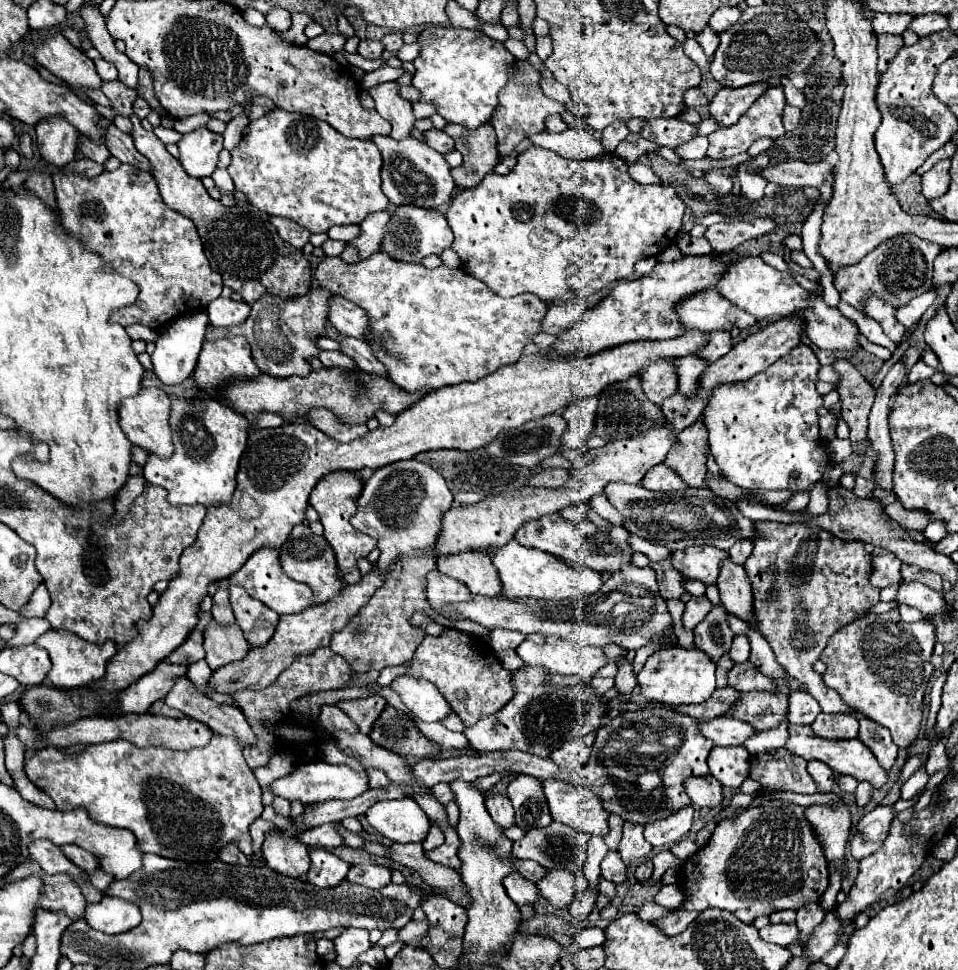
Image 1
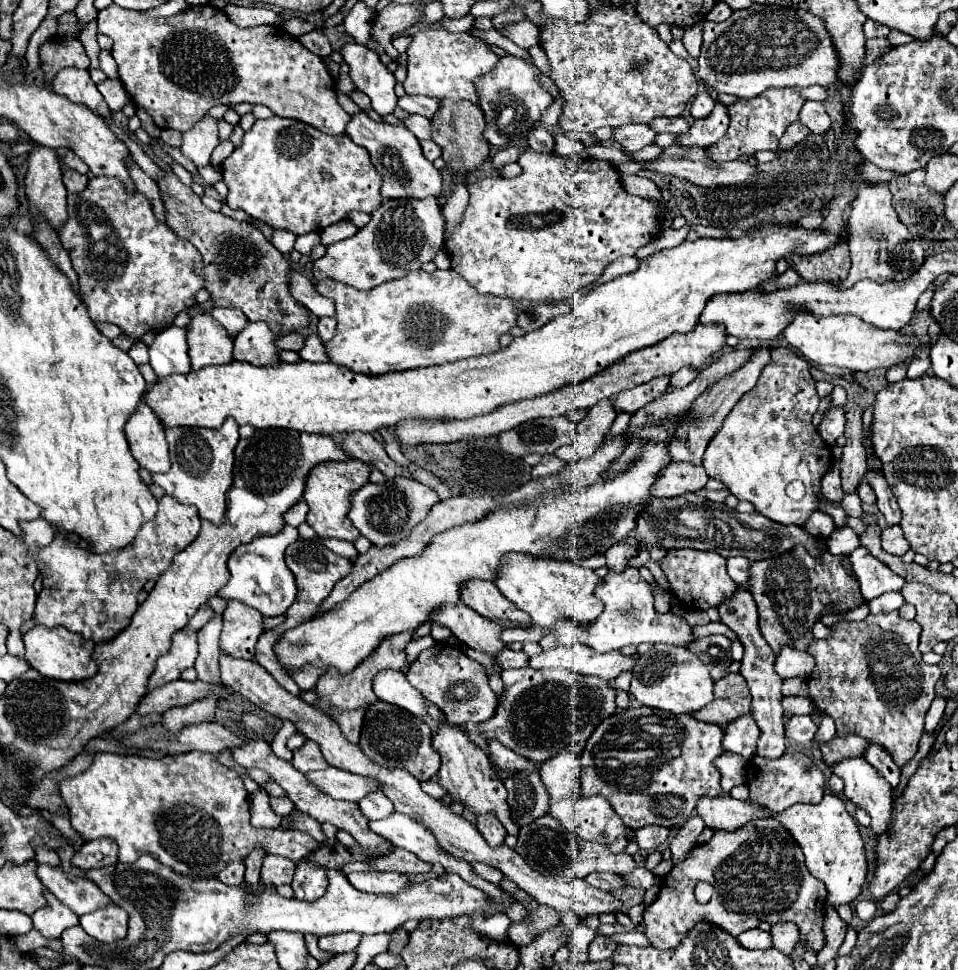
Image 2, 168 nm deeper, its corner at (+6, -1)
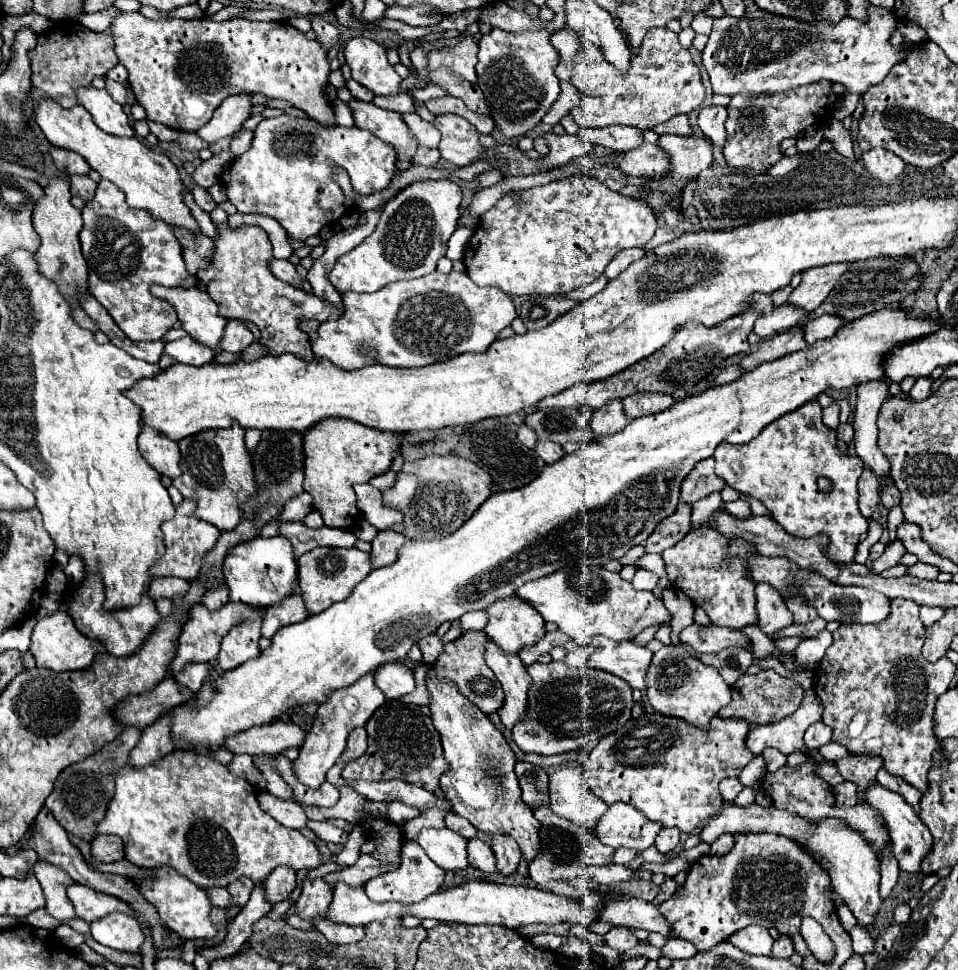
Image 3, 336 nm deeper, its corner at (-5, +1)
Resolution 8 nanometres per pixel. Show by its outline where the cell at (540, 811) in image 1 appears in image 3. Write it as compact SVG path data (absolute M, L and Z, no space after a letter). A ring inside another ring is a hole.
M518 761L515 765L515 773L518 775L518 781L520 781L522 801L530 809L538 809L538 807L550 803L548 773L542 767L526 763L526 761Z

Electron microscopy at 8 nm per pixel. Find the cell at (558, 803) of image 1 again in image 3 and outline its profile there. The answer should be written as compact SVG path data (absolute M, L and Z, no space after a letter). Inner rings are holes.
M614 803L598 819L596 837L602 845L608 847L630 847L636 853L642 853L654 843L654 837L662 825L648 821L640 811L626 803Z

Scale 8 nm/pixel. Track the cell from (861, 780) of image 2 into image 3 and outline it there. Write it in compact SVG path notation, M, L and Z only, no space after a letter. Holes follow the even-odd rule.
M874 781L874 785L870 785L870 789L866 789L864 793L864 799L866 799L866 805L876 809L882 819L884 819L884 825L890 833L890 839L892 839L892 853L894 857L898 859L898 865L900 869L904 871L920 871L920 861L928 855L930 851L930 845L932 845L932 835L928 831L928 827L918 819L916 811L906 803L906 799L890 789L884 789L884 785L878 785L878 781Z

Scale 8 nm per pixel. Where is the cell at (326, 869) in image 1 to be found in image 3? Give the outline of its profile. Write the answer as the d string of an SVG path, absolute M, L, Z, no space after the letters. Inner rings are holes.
M324 877L316 879L304 879L300 899L296 901L296 913L304 919L314 921L320 913L328 909L332 901L332 887L326 883Z

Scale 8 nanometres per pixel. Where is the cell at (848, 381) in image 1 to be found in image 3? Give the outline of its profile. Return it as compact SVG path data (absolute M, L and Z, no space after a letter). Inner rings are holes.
M866 467L858 479L858 491L860 491L860 513L864 517L870 517L880 503L880 495L878 495L880 489L878 489L878 481L874 481L874 473L870 473L870 469Z

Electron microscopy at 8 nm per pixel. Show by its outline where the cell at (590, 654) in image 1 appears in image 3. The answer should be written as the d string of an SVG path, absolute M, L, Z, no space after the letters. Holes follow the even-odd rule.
M594 637L586 647L566 653L564 661L570 667L594 667L622 677L628 685L646 689L646 671L650 667L652 651L638 647L632 641L610 641L606 637Z

